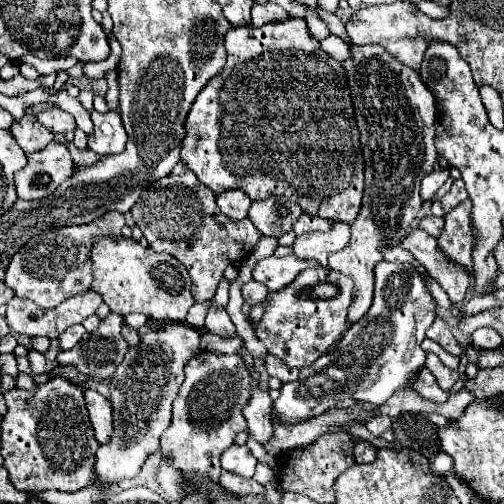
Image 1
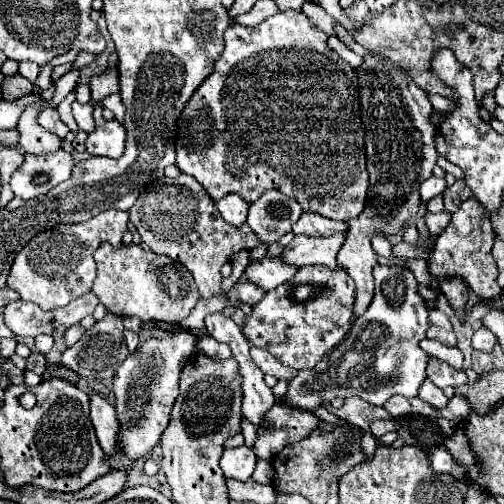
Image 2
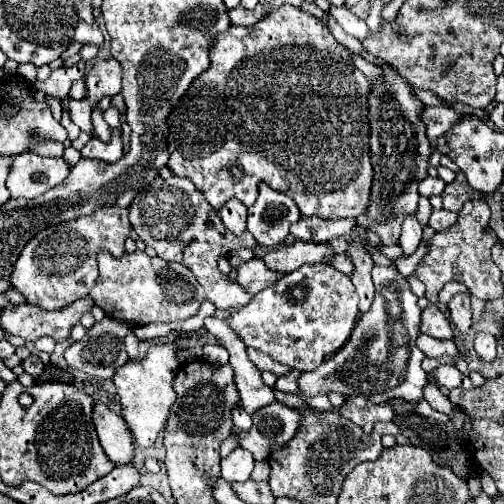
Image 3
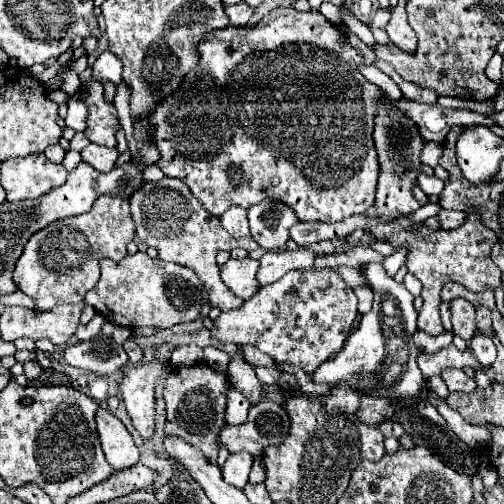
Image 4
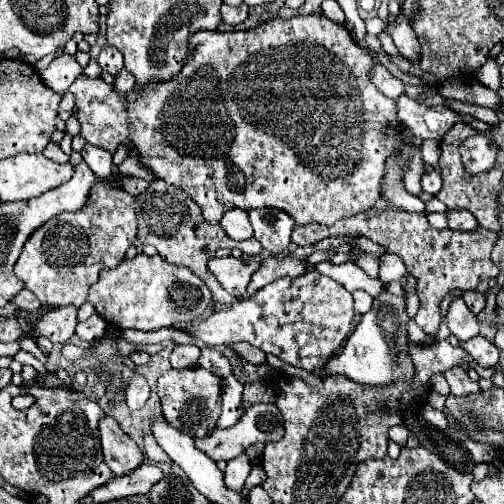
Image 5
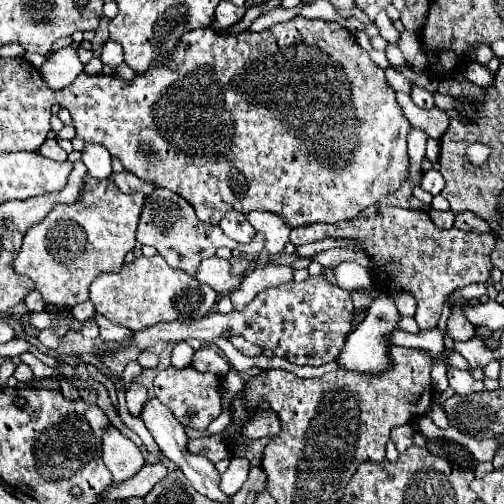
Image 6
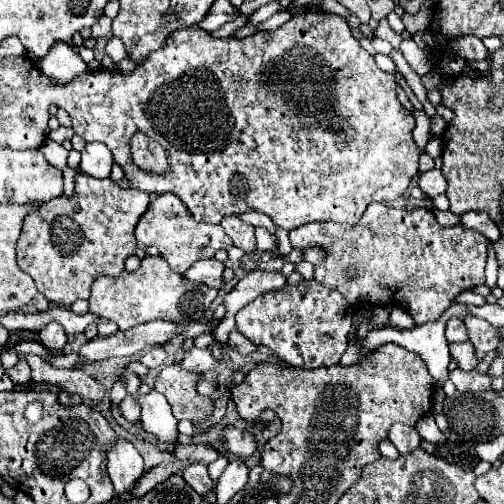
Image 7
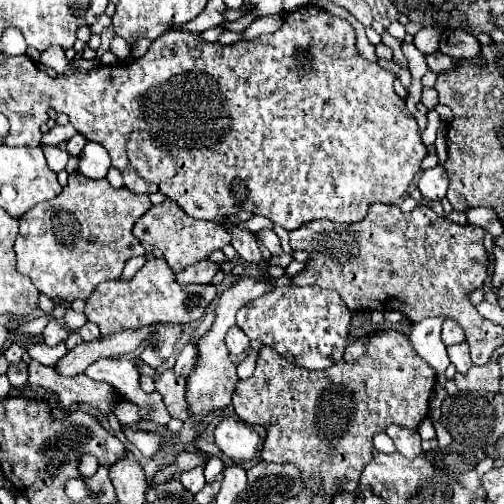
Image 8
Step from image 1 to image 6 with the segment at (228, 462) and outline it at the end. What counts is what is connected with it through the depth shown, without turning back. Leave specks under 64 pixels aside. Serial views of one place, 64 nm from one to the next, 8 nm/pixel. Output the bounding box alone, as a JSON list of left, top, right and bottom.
[220,458,250,496]

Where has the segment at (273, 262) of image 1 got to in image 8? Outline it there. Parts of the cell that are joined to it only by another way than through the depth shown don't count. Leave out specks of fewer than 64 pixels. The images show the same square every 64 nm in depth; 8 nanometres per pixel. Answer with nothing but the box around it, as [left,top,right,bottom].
[176,260,220,284]

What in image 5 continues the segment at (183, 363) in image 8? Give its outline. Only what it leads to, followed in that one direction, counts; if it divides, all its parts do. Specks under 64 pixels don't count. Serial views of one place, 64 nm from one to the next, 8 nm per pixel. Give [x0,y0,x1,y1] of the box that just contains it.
[198,346,232,378]

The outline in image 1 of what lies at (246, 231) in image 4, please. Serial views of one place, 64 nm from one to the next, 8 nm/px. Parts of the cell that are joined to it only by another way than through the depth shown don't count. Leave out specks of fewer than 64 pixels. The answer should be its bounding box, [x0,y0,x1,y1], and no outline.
[216,190,252,220]

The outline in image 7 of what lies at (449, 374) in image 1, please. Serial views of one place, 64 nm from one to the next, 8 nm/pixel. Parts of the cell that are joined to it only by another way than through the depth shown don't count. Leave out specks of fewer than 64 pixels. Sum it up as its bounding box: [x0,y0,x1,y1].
[450,368,492,392]

